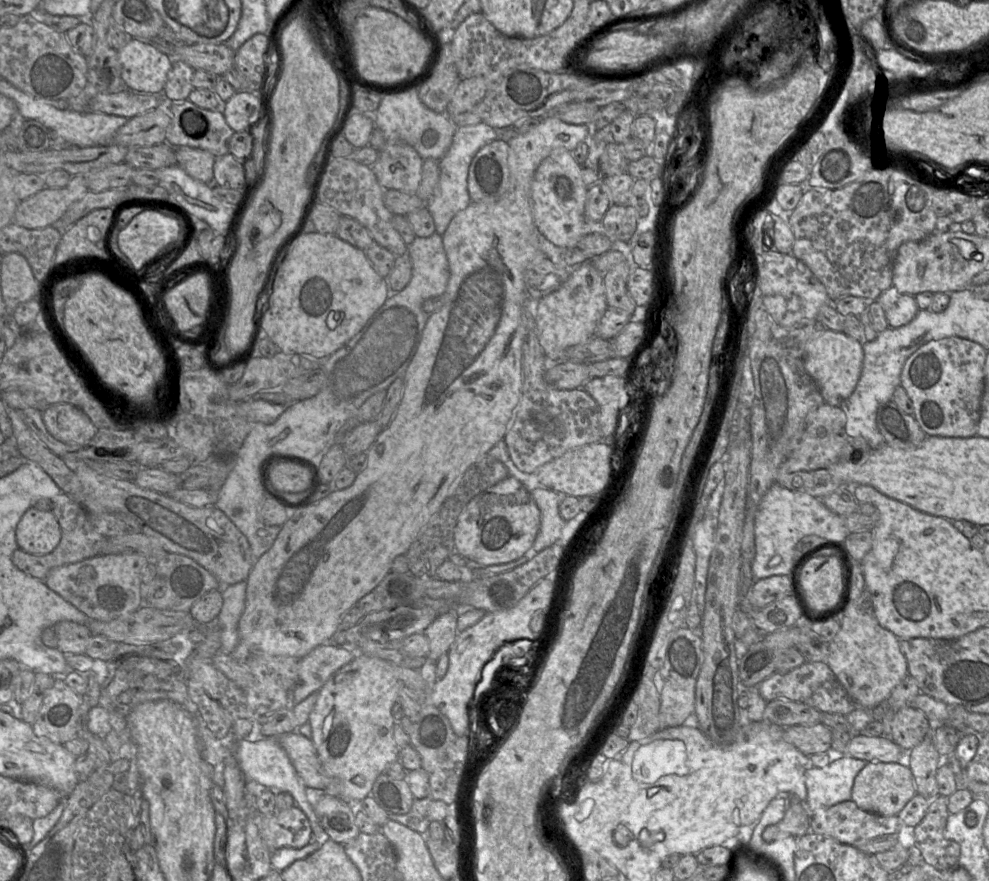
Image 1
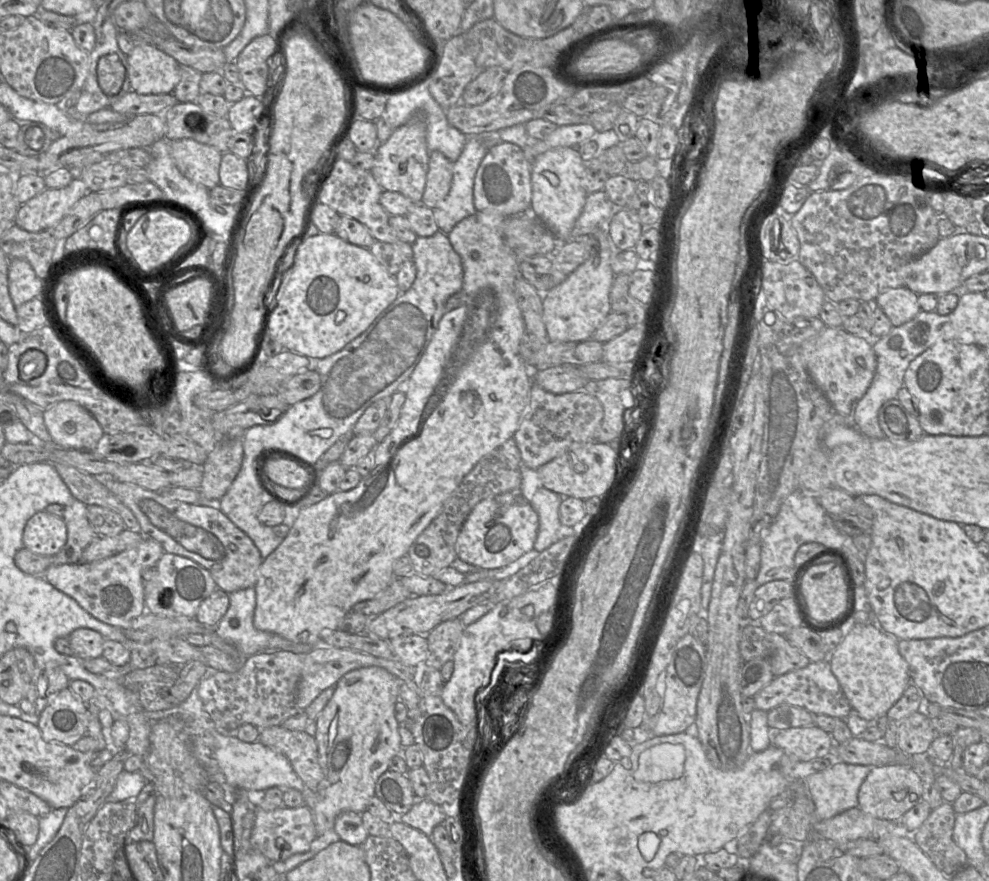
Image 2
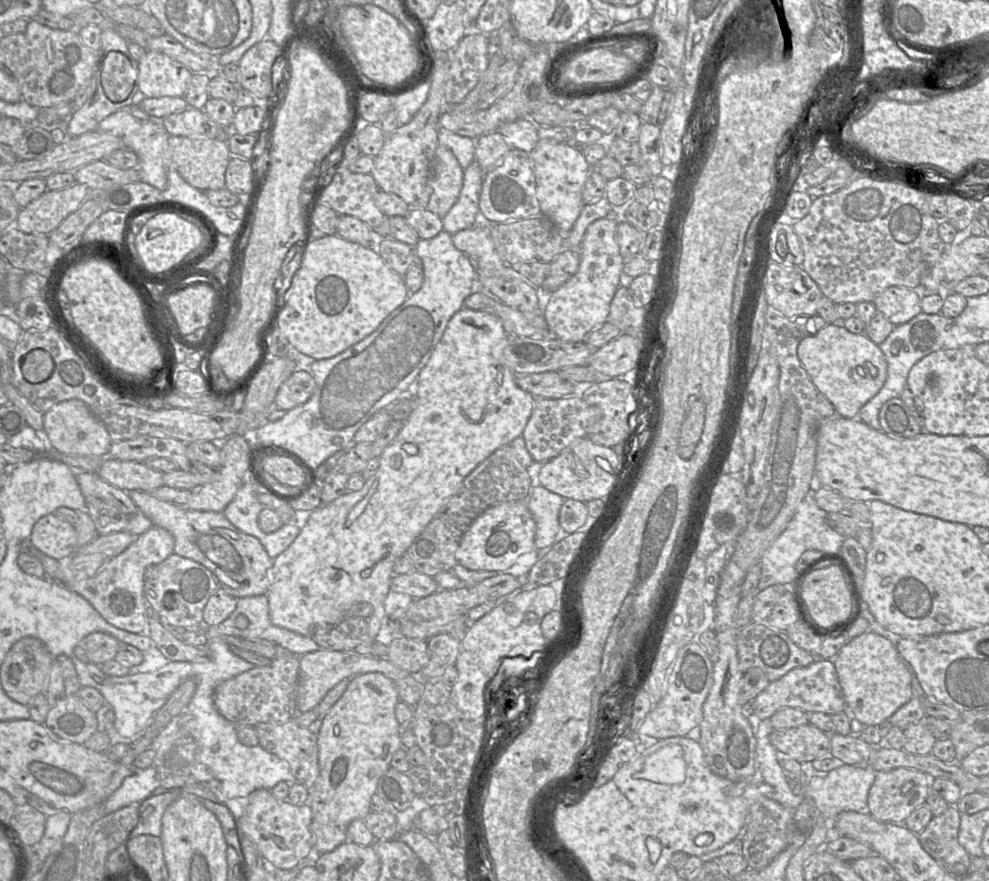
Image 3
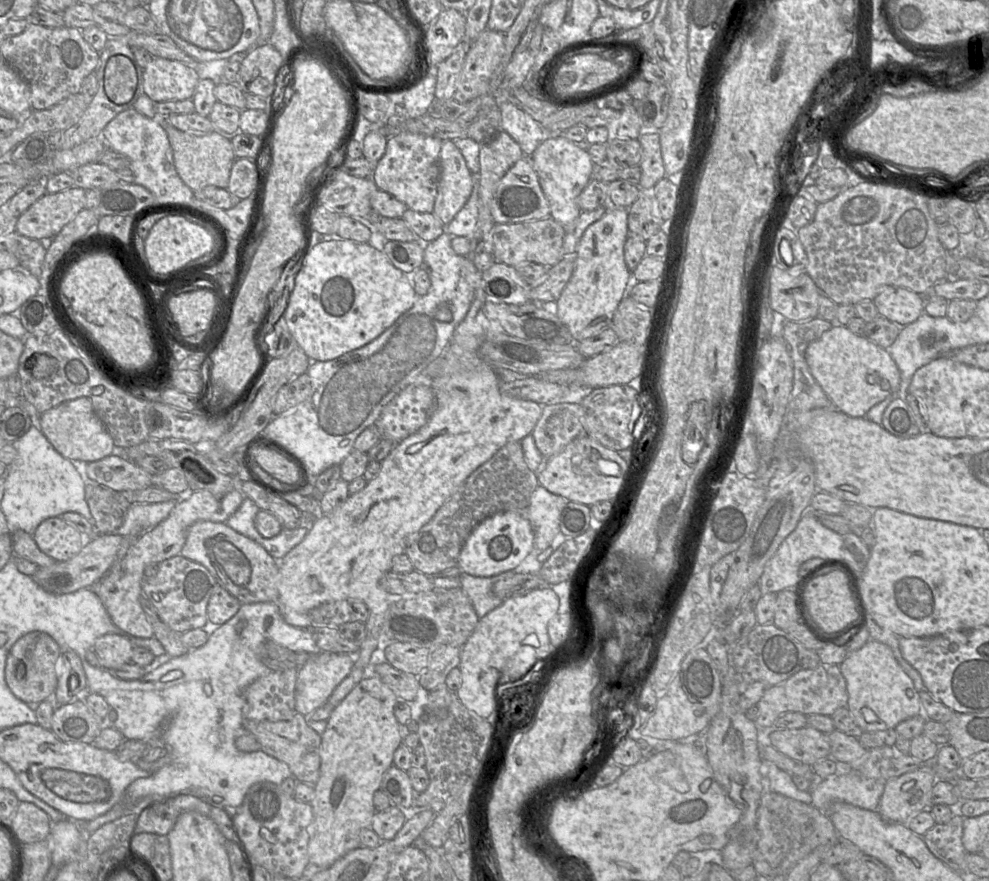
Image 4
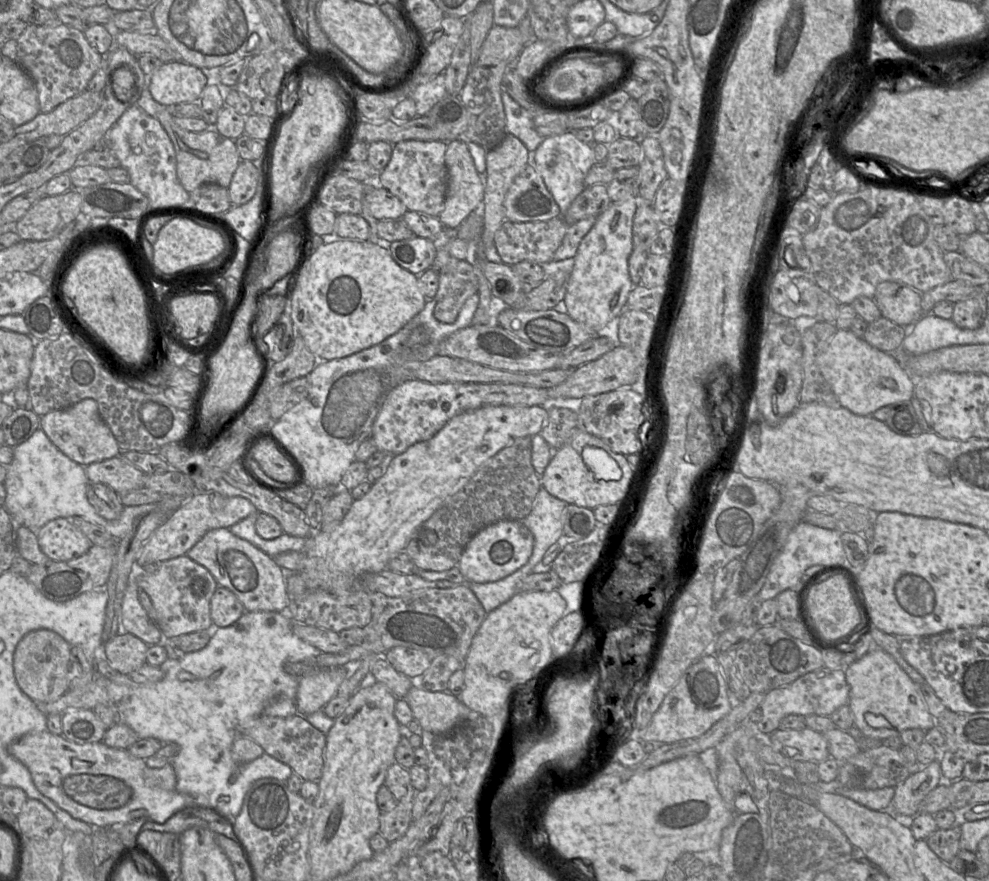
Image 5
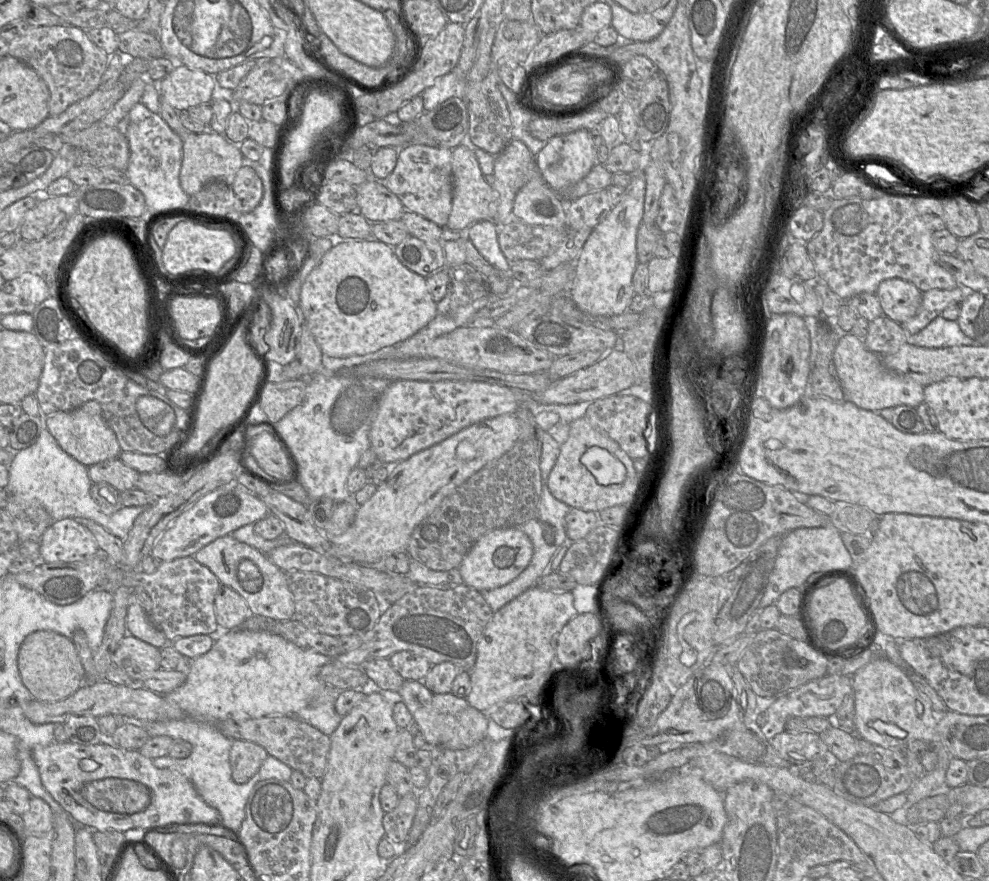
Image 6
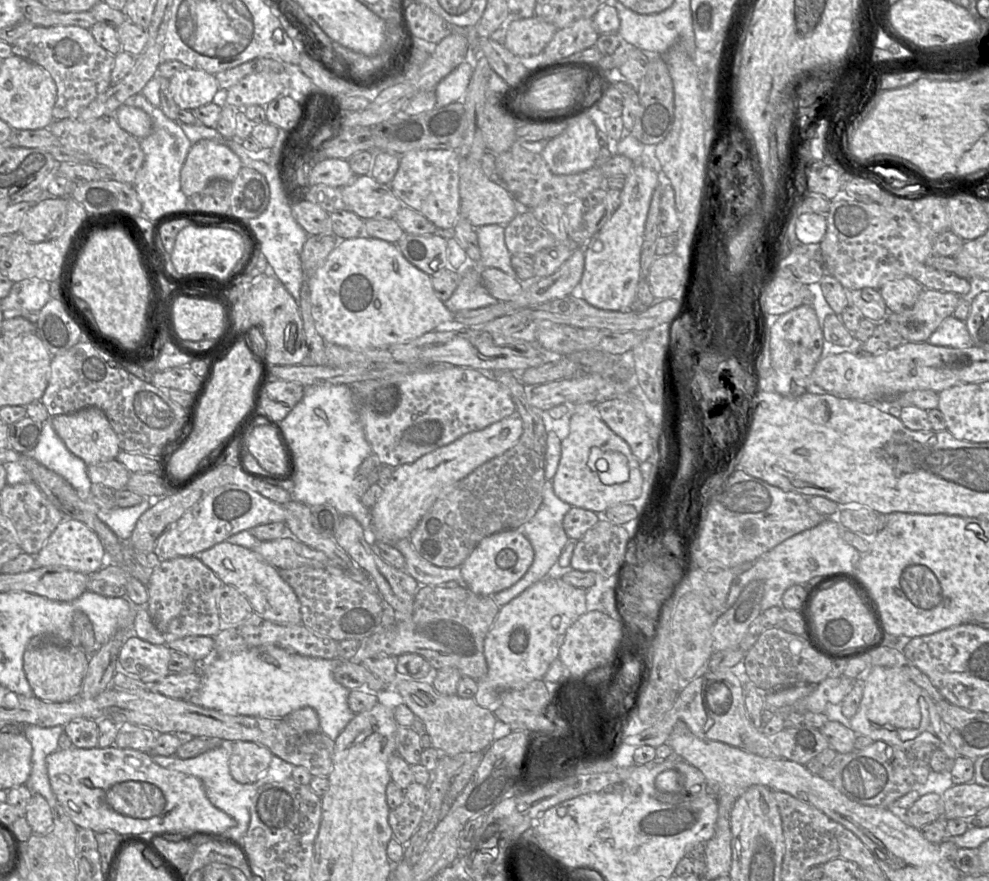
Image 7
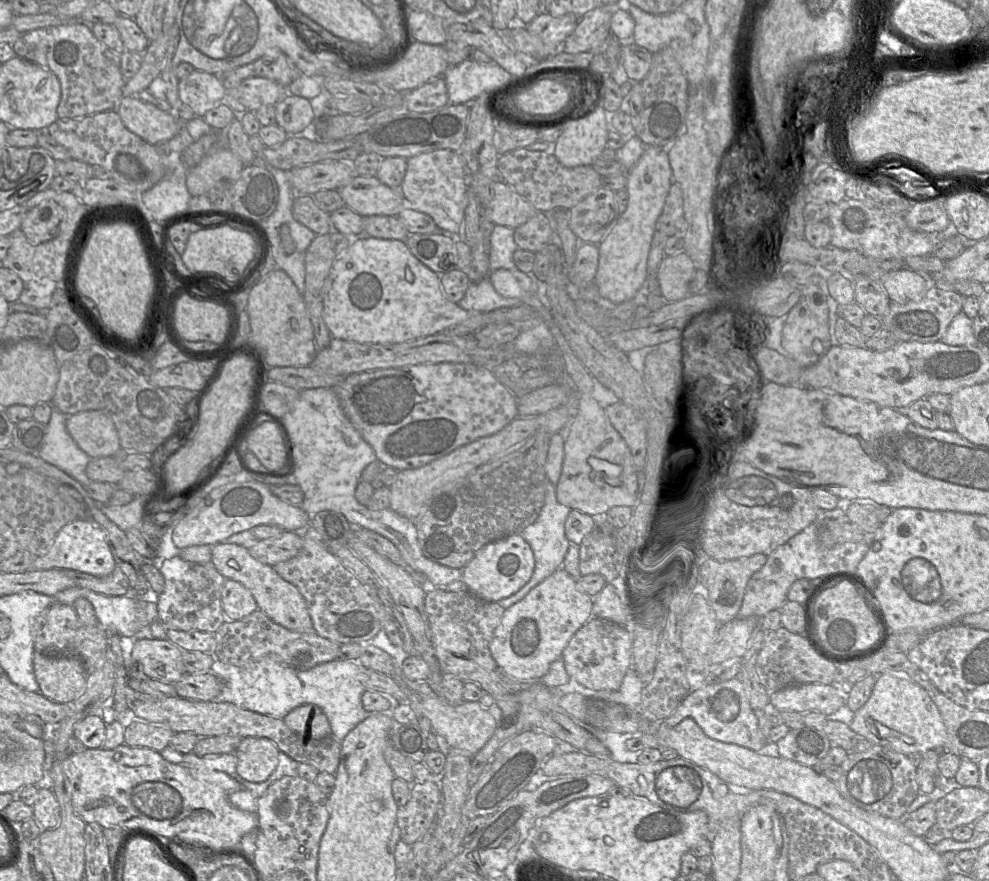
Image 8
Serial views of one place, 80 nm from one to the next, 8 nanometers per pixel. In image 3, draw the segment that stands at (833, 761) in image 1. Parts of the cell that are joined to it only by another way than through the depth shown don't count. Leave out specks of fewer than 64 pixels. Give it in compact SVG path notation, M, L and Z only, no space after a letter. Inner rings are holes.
M844 764L825 774L811 777L806 797L812 799L820 814L829 821L833 821L840 813L846 811L869 813L868 793L876 773L871 767L862 768Z

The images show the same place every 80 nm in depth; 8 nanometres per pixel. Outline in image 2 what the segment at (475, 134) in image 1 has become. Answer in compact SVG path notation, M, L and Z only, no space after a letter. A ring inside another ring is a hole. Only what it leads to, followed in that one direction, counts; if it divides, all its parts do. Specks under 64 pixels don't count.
M469 137L461 155L453 163L450 191L432 208L441 232L449 234L457 223L476 212L473 197L474 180L487 150L480 139Z

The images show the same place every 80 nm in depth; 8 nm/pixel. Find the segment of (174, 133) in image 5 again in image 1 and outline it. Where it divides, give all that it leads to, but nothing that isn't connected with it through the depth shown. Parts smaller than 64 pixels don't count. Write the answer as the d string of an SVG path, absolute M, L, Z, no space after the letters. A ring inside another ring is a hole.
M181 146L175 148L176 162L192 178L213 184L215 156L209 151Z

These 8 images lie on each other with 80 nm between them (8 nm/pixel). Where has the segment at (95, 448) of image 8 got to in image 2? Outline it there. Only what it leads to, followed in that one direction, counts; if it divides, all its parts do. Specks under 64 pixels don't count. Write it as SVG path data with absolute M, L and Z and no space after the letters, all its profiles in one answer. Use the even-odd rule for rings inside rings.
M61 401L43 411L54 445L63 449L93 451L104 432L98 421L74 401Z

